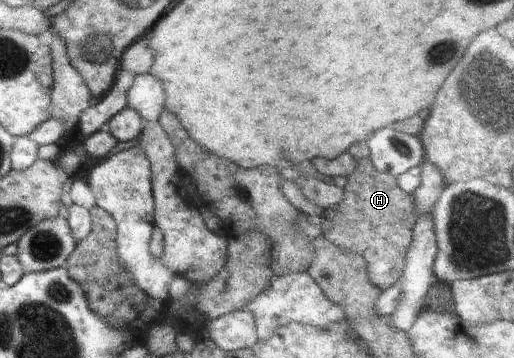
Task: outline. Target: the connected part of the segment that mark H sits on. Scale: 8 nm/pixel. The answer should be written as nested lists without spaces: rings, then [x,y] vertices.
[[[369,158],[358,160],[347,179],[343,202],[325,215],[321,233],[336,247],[362,255],[370,283],[380,291],[388,289],[399,281],[406,265],[406,253],[417,221],[416,213],[412,215],[414,199],[398,188],[396,178],[387,172],[378,172]]]

